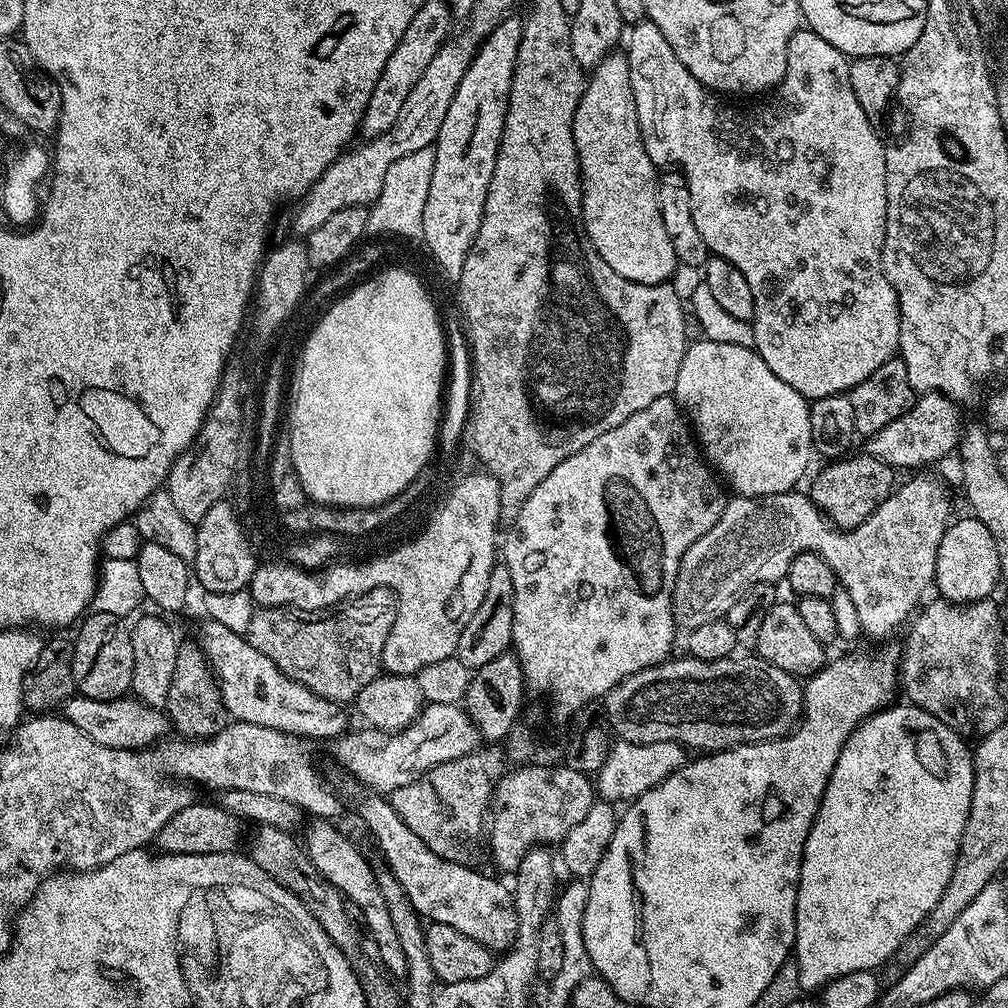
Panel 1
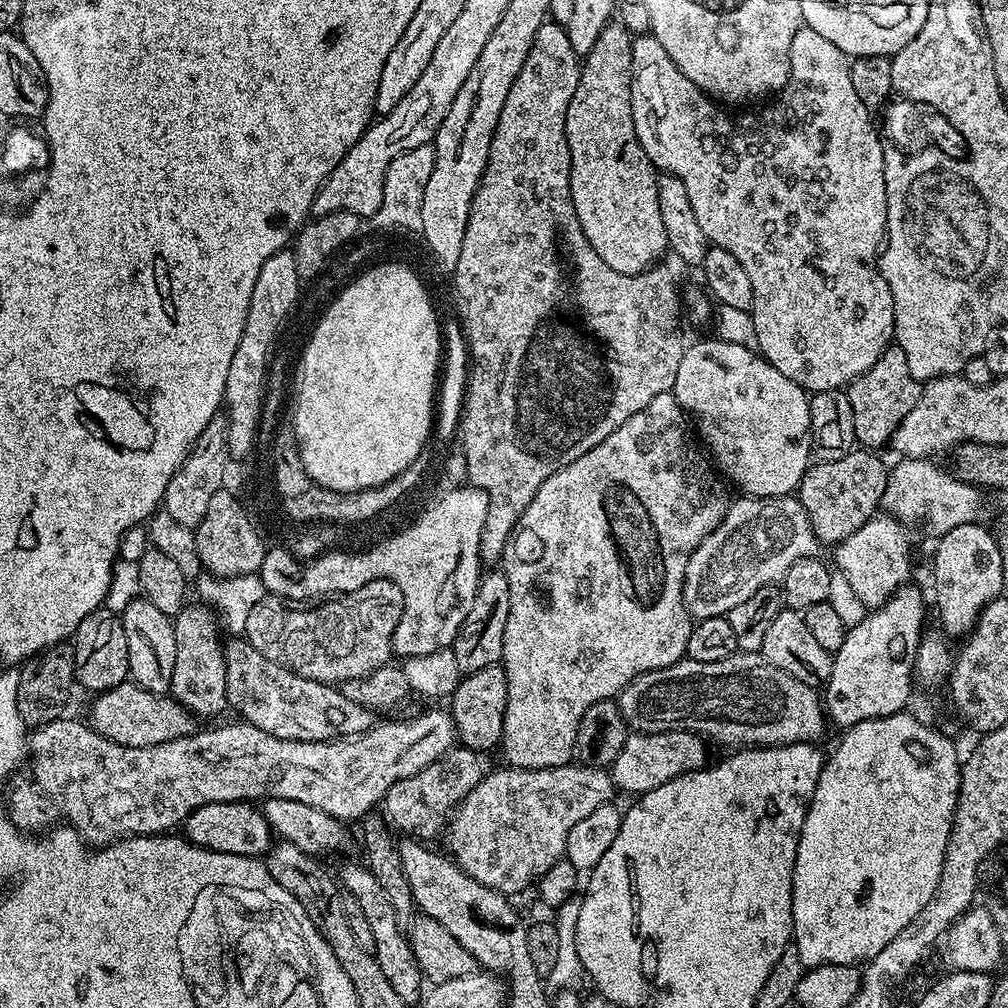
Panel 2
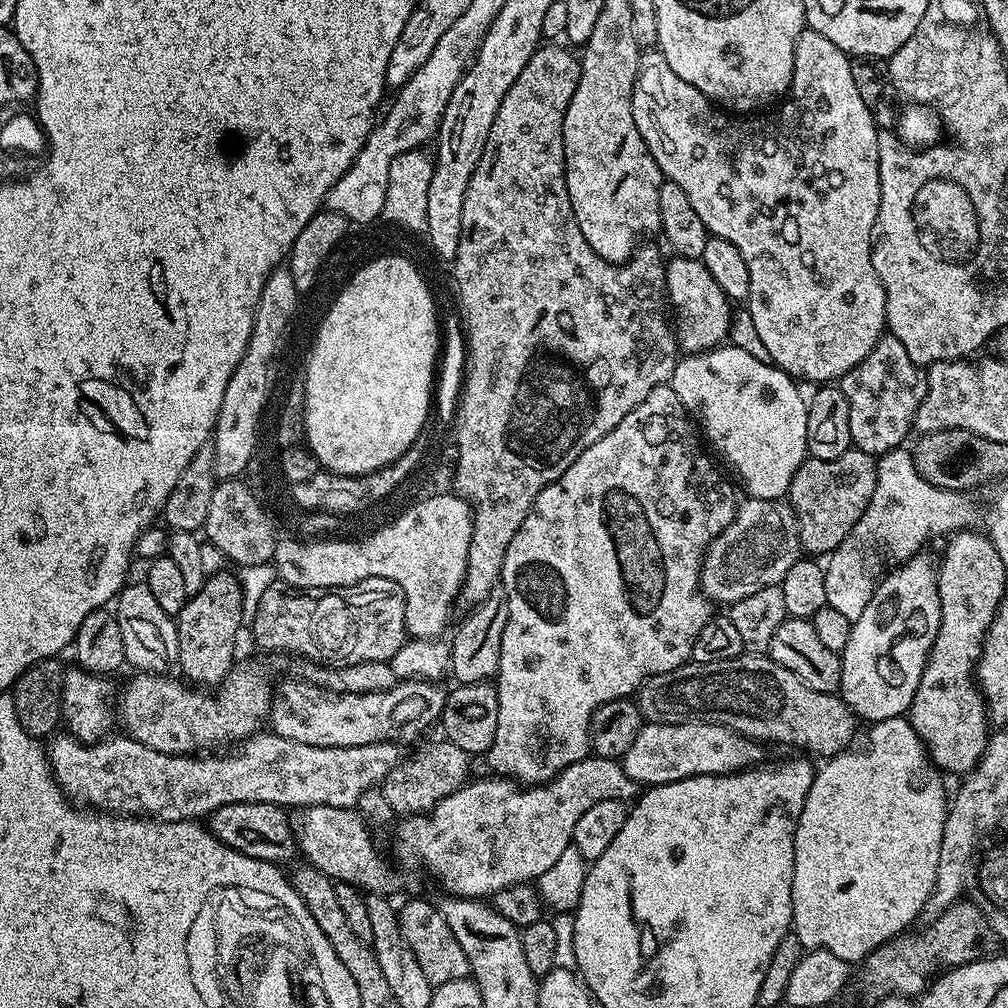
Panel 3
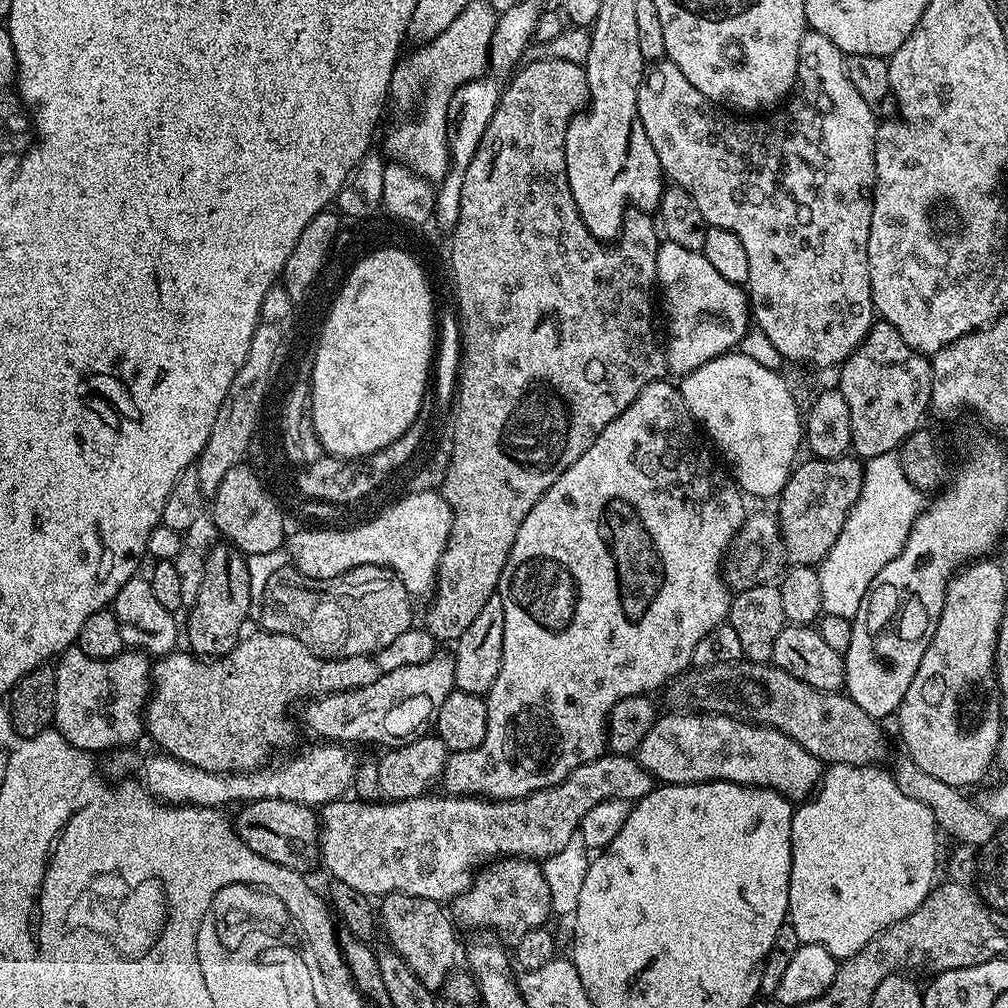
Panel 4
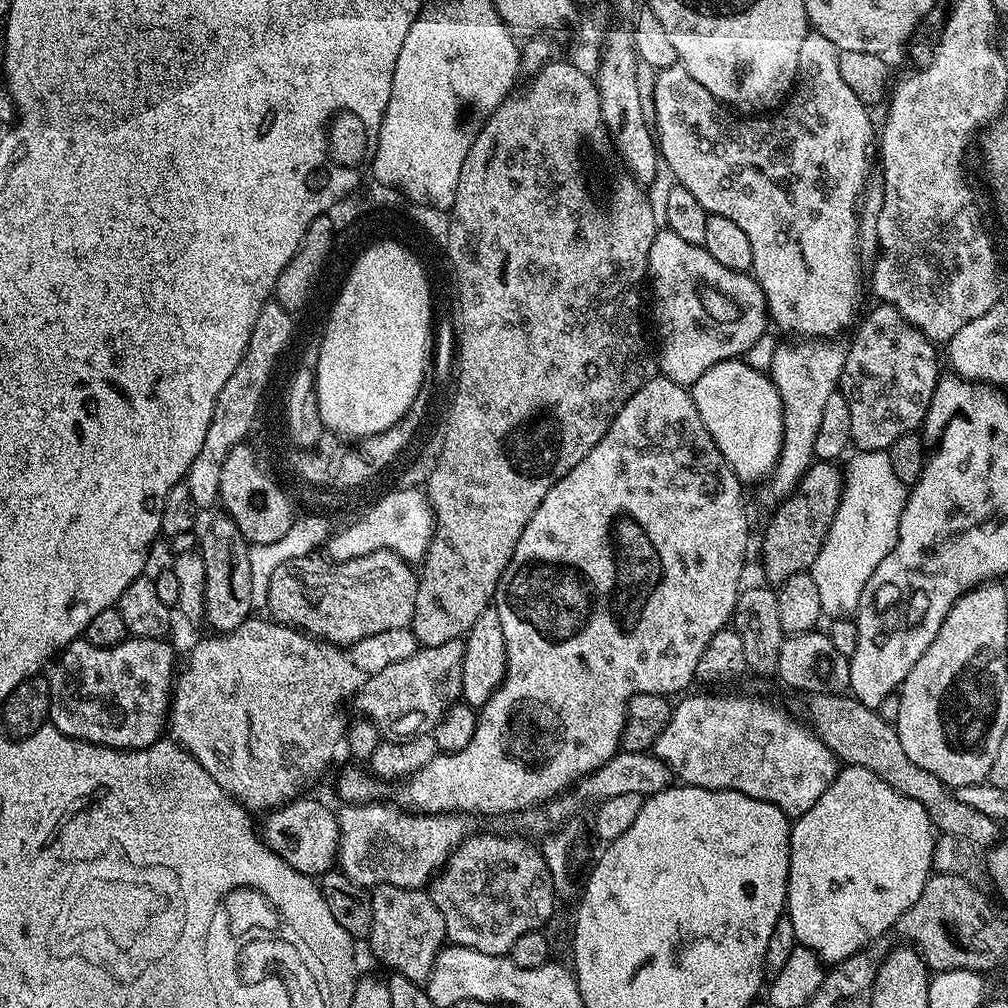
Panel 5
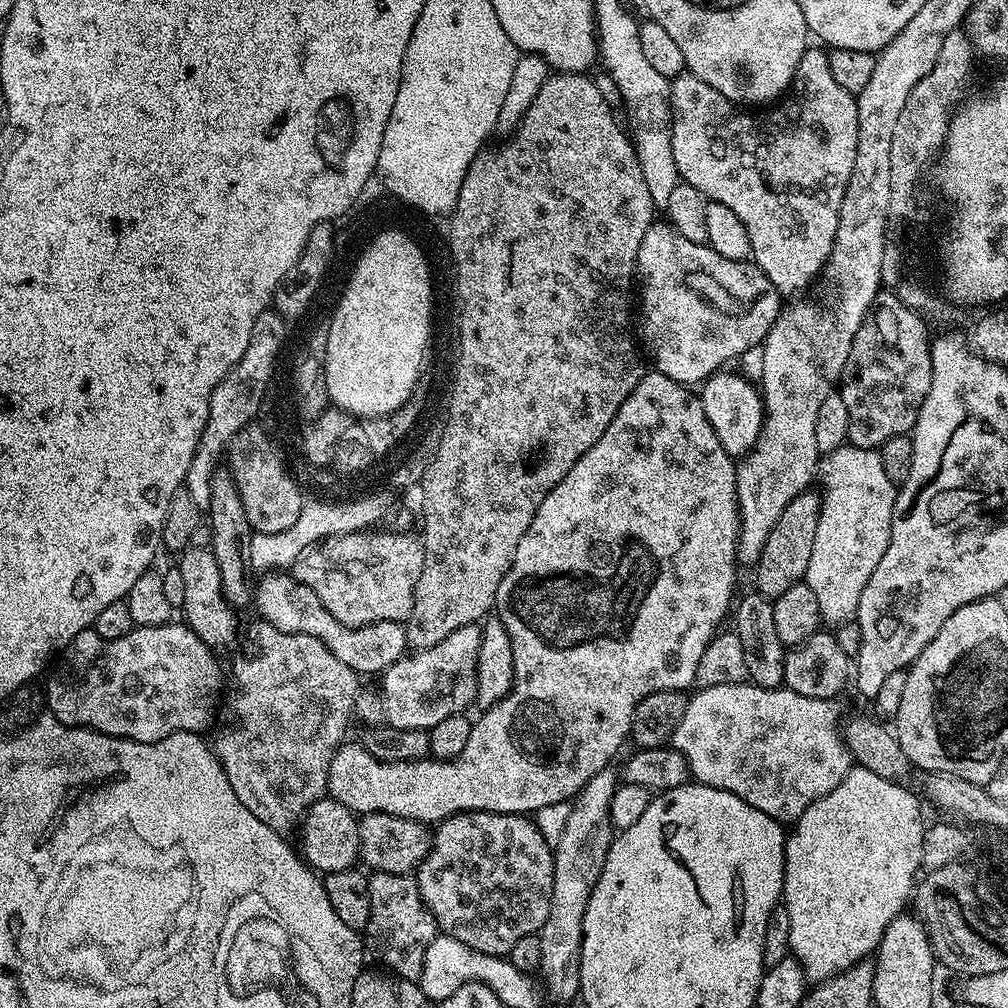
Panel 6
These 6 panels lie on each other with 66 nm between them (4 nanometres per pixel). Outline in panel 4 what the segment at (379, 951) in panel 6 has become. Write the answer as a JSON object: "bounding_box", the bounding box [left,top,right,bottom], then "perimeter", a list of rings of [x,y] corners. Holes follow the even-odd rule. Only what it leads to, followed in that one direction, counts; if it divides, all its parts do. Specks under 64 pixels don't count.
{"bounding_box":[378,892,457,990],"perimeter":[[[392,892],[379,901],[378,920],[382,932],[388,935],[387,943],[410,966],[410,970],[414,970],[418,982],[433,990],[441,989],[457,967],[457,929],[445,905],[441,901],[418,898],[414,894]]]}

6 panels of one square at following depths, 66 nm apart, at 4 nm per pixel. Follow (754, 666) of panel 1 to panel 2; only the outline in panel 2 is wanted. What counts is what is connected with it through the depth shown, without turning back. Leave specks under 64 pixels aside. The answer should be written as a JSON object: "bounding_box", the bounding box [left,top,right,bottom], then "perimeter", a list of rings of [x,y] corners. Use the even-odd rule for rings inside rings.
{"bounding_box":[618,651,826,746],"perimeter":[[[737,651],[722,662],[683,659],[630,681],[618,697],[622,718],[632,732],[694,732],[732,746],[775,746],[819,741],[826,713],[821,693],[778,670],[758,652]]]}

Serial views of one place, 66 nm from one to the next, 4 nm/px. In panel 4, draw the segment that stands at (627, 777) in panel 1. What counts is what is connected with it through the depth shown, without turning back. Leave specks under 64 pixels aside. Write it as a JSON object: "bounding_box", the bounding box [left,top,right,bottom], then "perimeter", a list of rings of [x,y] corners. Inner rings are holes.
{"bounding_box":[634,711,822,802],"perimeter":[[[677,711],[676,716],[661,715],[650,726],[650,734],[642,738],[634,759],[660,784],[705,784],[711,780],[750,784],[754,788],[769,788],[793,802],[803,801],[815,793],[822,779],[822,765],[810,750],[798,746],[794,738],[766,724],[735,720],[733,716],[717,716],[714,712]]]}

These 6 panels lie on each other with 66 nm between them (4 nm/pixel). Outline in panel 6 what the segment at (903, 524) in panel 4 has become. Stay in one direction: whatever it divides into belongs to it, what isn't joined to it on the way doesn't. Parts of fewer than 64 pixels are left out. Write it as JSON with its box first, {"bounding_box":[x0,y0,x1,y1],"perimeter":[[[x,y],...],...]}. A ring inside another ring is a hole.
{"bounding_box":[804,446,898,626],"perimeter":[[[851,446],[827,453],[821,459],[818,465],[818,484],[824,487],[824,492],[822,491],[820,496],[820,517],[818,530],[814,532],[814,551],[810,553],[810,566],[804,580],[818,598],[821,617],[827,623],[829,620],[832,626],[839,626],[855,617],[862,590],[866,590],[870,574],[874,574],[878,562],[882,562],[882,554],[886,554],[886,546],[890,543],[892,533],[892,515],[898,488],[890,482],[890,478],[886,478],[879,451]]]}

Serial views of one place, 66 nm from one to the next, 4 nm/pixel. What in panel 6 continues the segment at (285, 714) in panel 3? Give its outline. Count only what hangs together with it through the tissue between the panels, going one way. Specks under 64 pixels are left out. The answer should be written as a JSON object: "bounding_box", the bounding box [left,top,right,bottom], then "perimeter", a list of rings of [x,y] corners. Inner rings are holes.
{"bounding_box":[378,625,482,732],"perimeter":[[[481,625],[462,626],[442,642],[421,648],[415,654],[405,654],[382,673],[378,693],[384,707],[387,727],[423,732],[438,726],[442,718],[461,715],[472,708],[476,699],[476,667],[478,650],[482,646]]]}

